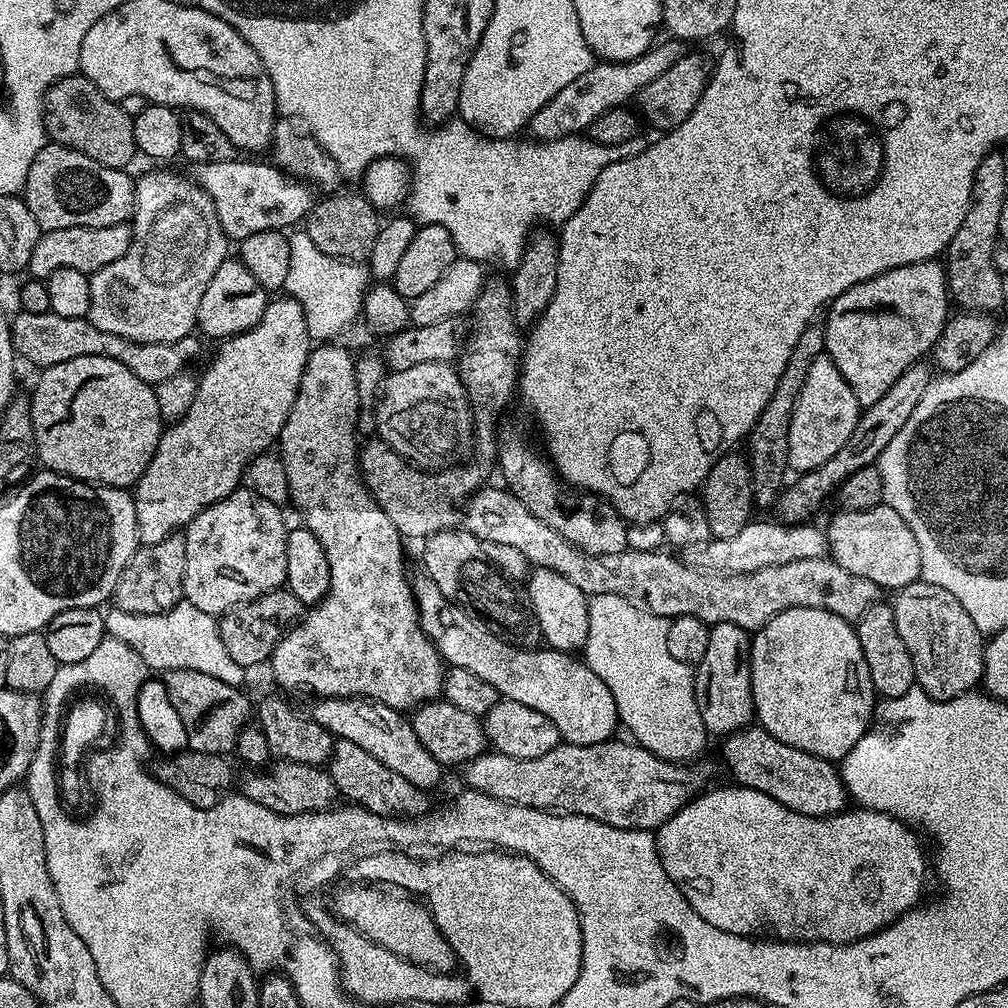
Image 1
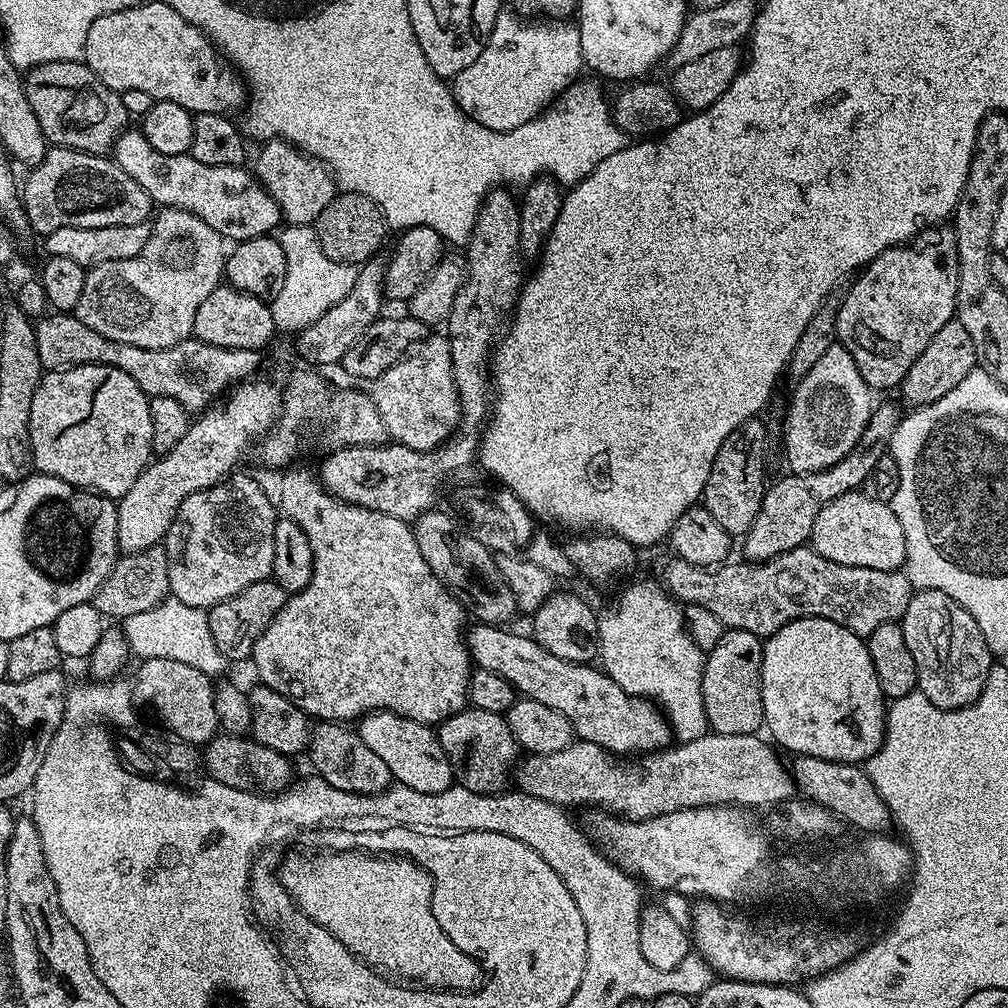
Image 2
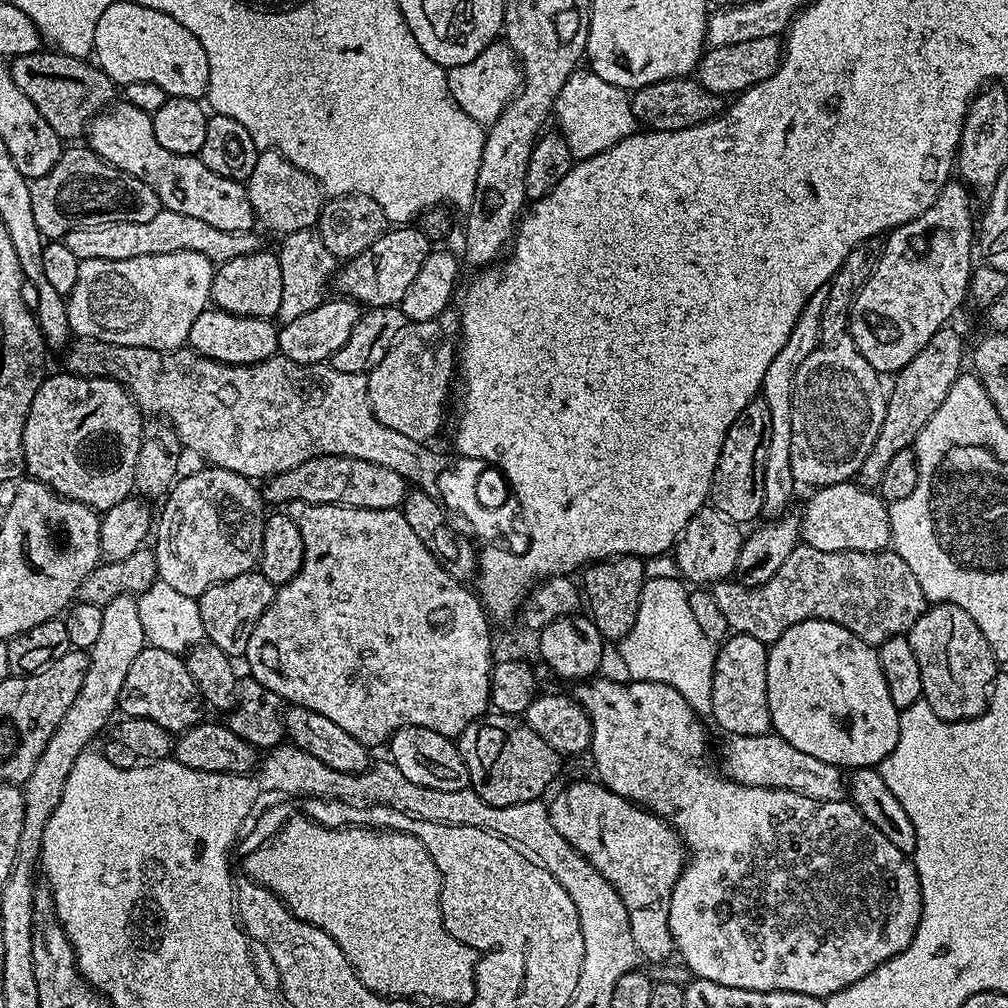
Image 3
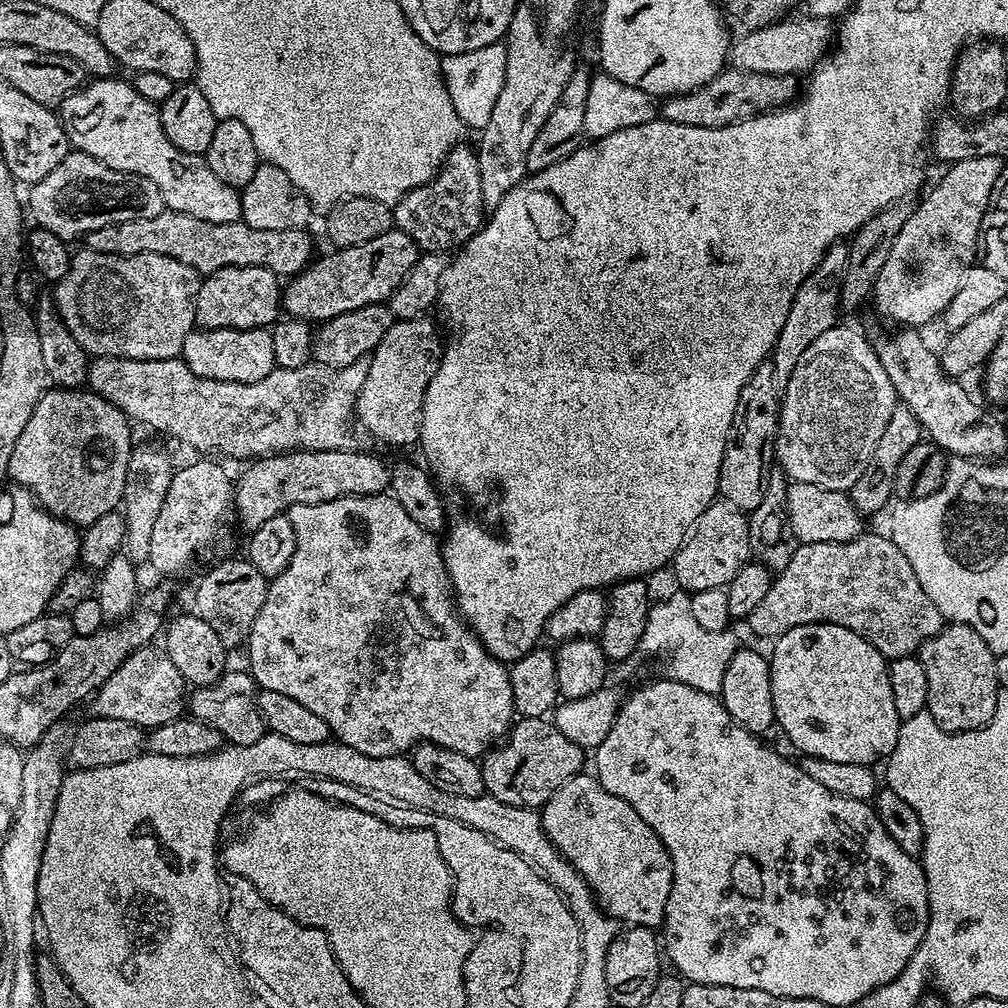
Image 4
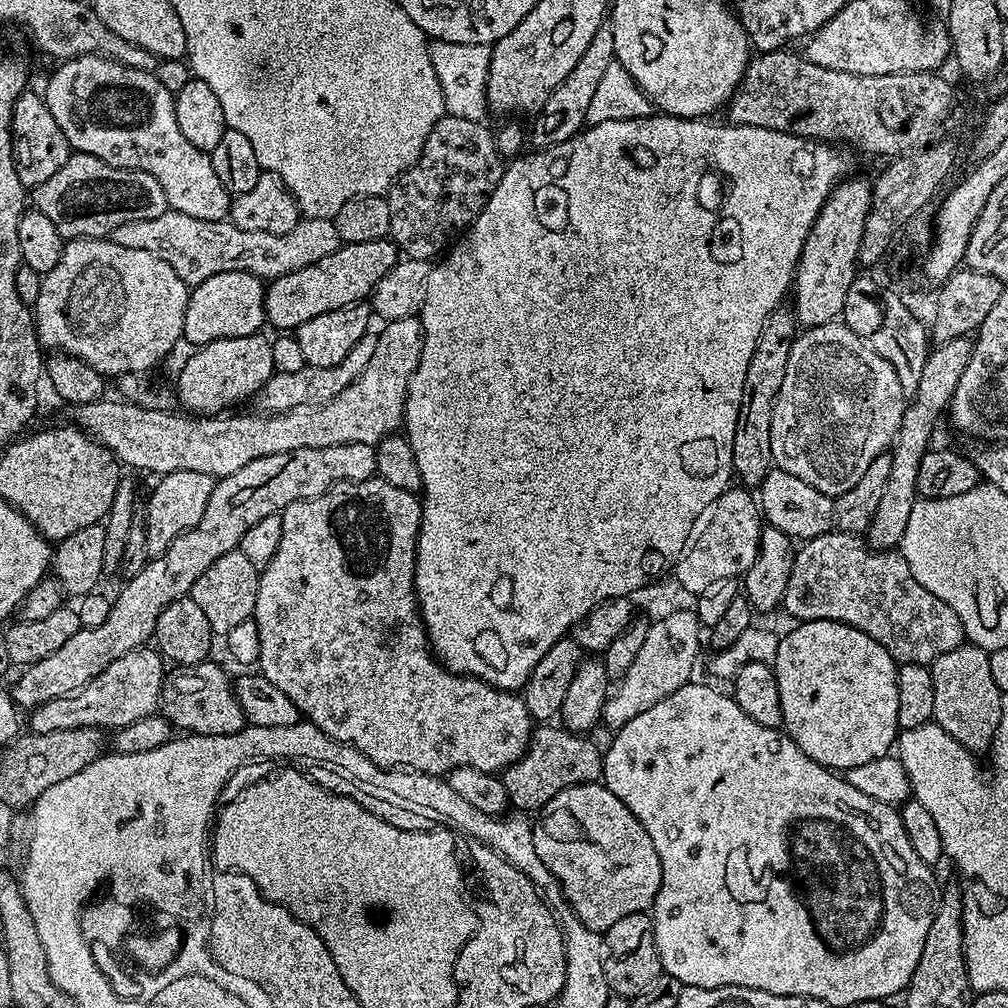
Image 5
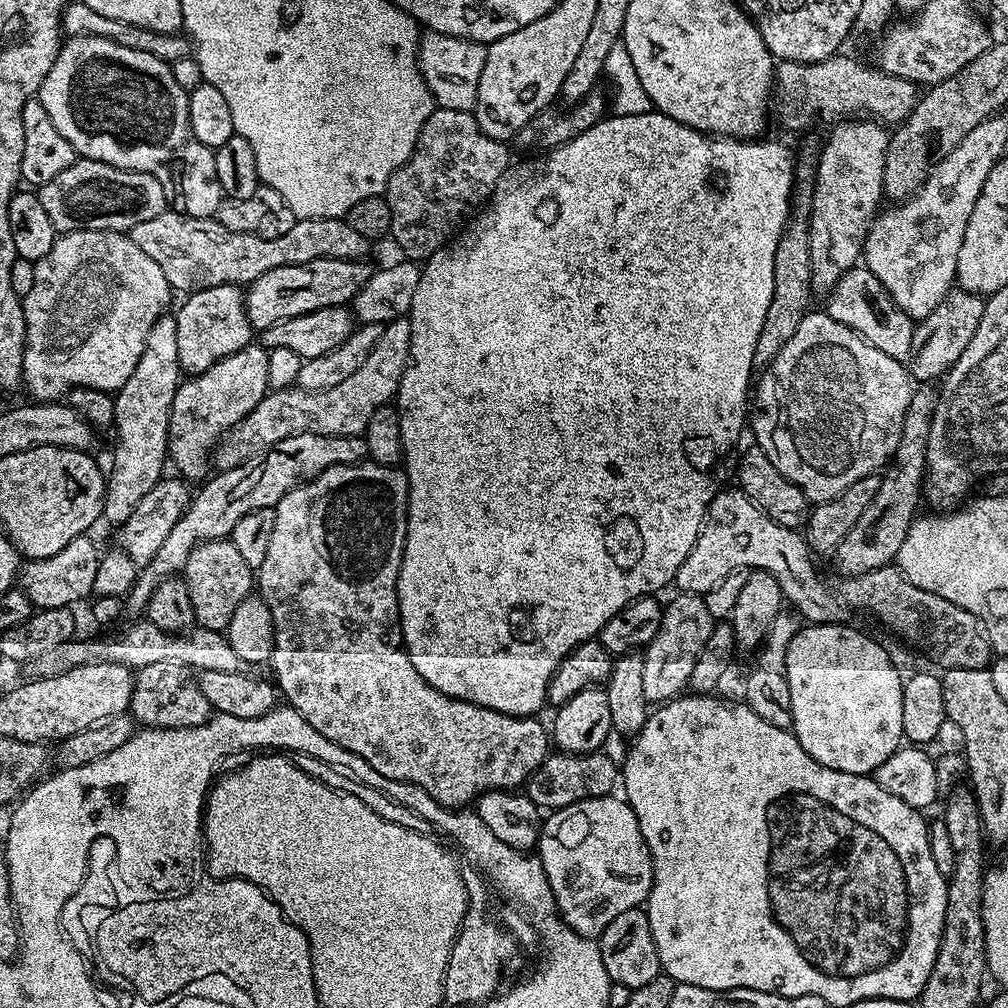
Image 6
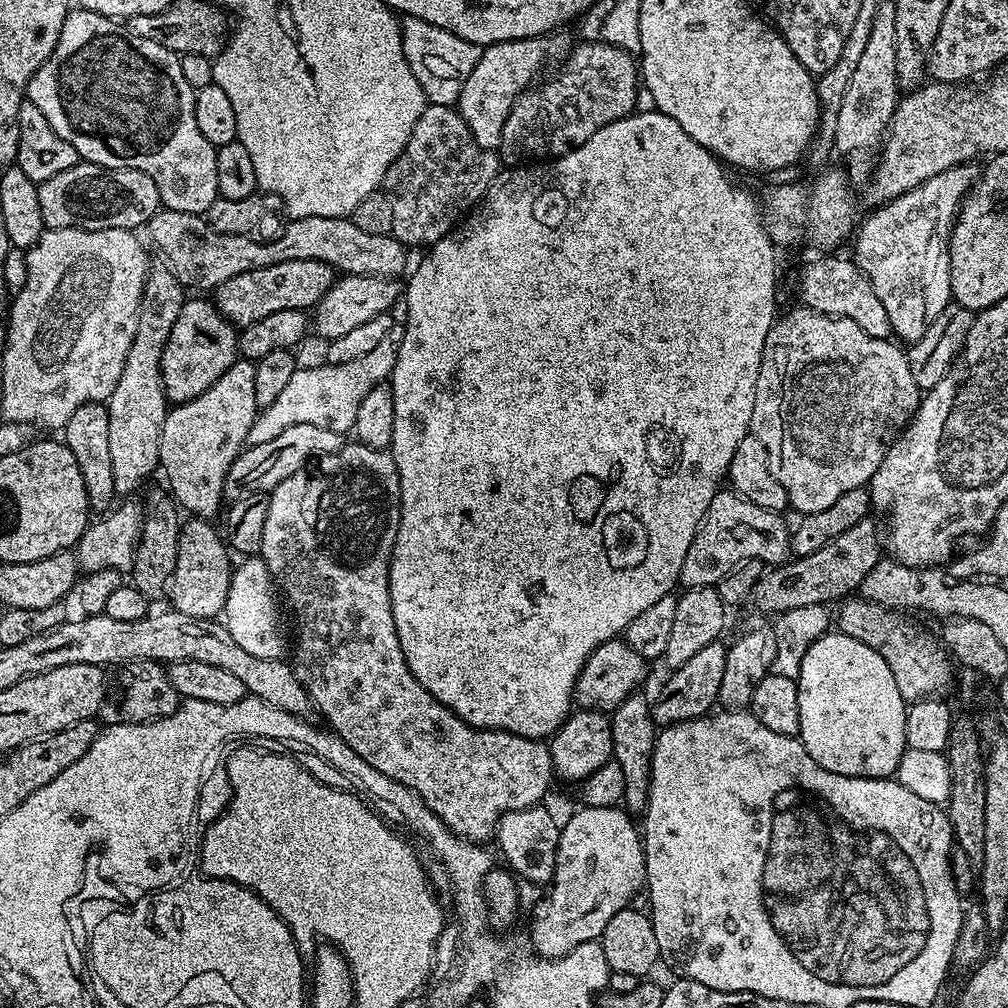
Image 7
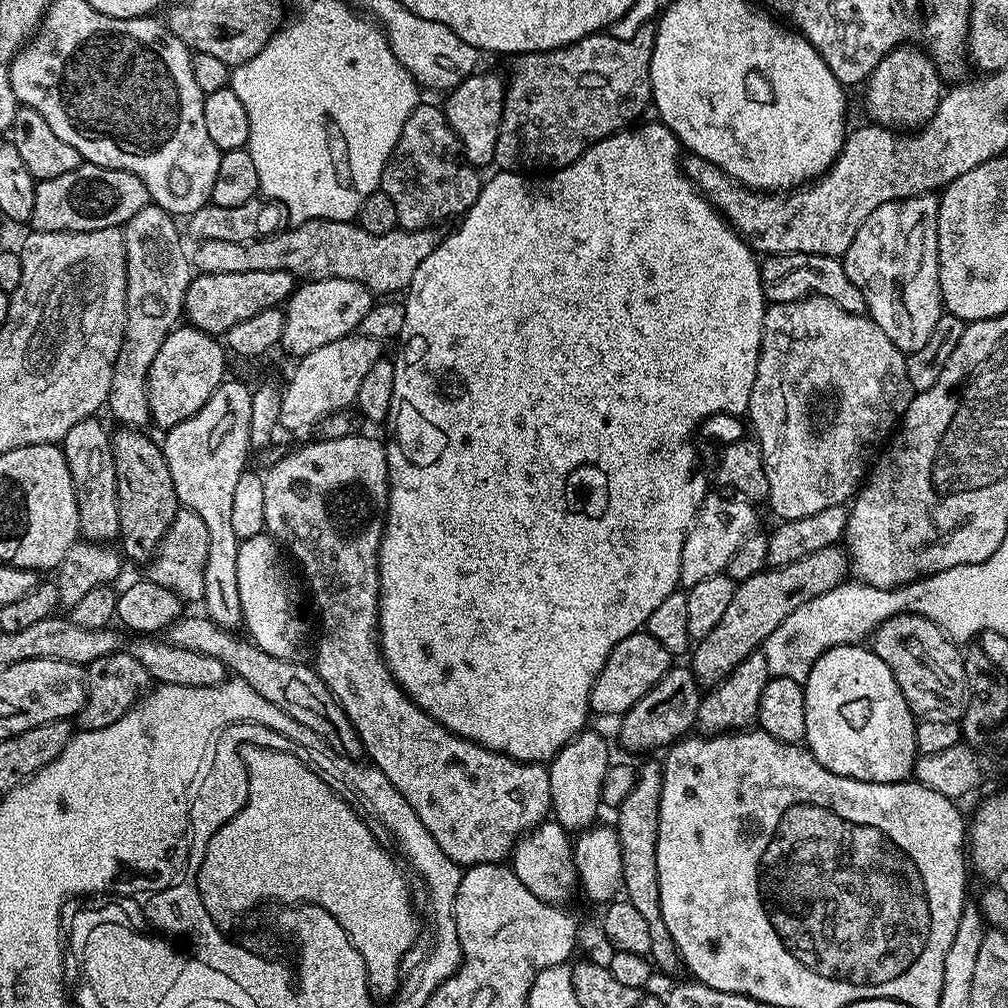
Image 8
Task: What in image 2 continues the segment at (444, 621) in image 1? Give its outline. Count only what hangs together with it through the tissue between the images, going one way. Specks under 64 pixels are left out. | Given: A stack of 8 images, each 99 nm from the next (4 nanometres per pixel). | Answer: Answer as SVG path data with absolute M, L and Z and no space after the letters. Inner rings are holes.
M473 623L467 629L466 643L473 665L492 670L510 682L521 697L542 702L558 710L572 724L573 733L586 742L594 742L620 758L658 752L669 747L673 739L667 719L649 701L628 696L614 678L592 664L575 664L554 658L550 650L532 639L494 624Z

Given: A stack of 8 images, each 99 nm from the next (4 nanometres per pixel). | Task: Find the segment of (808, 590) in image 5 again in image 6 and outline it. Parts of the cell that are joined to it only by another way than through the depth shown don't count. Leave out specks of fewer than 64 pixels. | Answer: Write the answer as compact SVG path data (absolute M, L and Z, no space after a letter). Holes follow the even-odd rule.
M889 566L870 570L861 576L847 577L843 583L838 592L849 609L869 612L898 639L905 640L912 648L921 648L937 664L937 669L978 670L991 665L994 659L992 643L988 641L980 619L970 614L970 610L962 610L962 606L954 606L954 602L914 586L914 582L907 580L899 568Z

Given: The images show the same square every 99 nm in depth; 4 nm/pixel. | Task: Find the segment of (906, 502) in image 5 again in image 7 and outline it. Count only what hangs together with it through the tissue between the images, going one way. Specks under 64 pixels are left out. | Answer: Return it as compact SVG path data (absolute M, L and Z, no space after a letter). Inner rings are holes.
M869 518L850 526L850 530L838 534L838 538L826 542L826 546L822 546L822 550L814 550L814 554L796 556L771 570L765 571L762 579L754 586L750 604L753 604L760 612L779 614L798 610L798 606L814 606L815 604L828 606L831 605L831 600L840 602L851 597L859 589L866 574L870 574L870 570L874 570L874 566L882 559L882 528L881 525L879 528L874 520Z

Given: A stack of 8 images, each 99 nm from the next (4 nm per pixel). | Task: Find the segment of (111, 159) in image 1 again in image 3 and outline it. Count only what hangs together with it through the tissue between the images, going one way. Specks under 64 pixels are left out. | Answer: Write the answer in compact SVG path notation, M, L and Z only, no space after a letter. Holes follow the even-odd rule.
M41 50L13 57L9 68L15 85L26 98L30 98L42 118L62 140L74 138L79 133L81 135L93 116L109 107L116 98L116 85L109 76L83 57L55 50Z

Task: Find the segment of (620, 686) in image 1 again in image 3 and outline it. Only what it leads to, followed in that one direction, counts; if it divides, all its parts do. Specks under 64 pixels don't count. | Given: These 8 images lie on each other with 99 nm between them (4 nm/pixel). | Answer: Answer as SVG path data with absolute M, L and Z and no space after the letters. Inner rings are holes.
M672 576L645 579L642 598L638 602L638 618L630 634L618 644L620 660L631 679L674 686L693 711L704 714L710 708L708 695L712 689L717 645L698 630L698 621L690 610L685 581Z

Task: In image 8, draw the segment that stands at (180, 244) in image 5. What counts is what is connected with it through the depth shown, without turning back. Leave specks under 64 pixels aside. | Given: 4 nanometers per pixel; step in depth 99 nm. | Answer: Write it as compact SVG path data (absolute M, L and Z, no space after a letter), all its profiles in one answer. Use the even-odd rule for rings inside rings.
M311 220L287 230L289 232L276 232L273 236L265 235L250 242L202 240L195 245L196 253L191 253L190 260L197 273L242 274L246 270L286 270L304 282L322 278L350 278L354 282L362 282L362 286L369 288L373 294L396 294L392 292L403 293L407 289L408 283L414 278L414 270L418 270L418 266L430 258L438 243L435 231L427 228L417 232L397 230L390 234L370 234L362 230L359 223L347 220Z

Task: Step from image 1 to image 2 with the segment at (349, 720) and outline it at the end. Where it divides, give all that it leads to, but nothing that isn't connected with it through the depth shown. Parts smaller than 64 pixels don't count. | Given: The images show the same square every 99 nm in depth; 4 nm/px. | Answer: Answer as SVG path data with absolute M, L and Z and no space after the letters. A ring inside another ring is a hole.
M370 712L360 717L358 731L362 742L386 762L386 770L390 770L395 783L410 786L410 790L422 790L422 794L438 794L453 787L450 758L446 758L439 735L429 725L402 718L393 712Z

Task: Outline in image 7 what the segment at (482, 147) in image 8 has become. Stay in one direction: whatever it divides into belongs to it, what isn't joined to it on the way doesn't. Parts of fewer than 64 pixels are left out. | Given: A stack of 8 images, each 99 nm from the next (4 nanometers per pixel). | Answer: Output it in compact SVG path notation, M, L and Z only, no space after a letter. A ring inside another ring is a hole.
M557 30L546 36L498 42L487 45L481 51L478 66L470 70L470 78L466 78L458 101L460 116L466 122L466 126L470 126L470 134L474 134L474 142L478 142L478 146L499 149L502 130L506 126L506 118L514 102L523 92L528 91L535 81L532 79L535 78L536 72L543 70L547 60L559 61L567 57L573 47L574 40L571 40L566 33L567 31Z

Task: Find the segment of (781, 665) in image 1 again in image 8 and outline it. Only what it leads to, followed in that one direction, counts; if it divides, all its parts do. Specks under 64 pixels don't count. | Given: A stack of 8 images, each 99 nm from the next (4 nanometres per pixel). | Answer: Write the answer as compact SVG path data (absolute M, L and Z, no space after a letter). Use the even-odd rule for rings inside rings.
M847 644L837 648L828 648L826 654L822 654L822 658L818 658L818 662L814 662L814 666L803 685L804 697L806 698L806 734L804 735L806 747L817 762L826 766L826 770L830 770L839 776L854 778L862 782L874 782L875 784L902 784L913 775L918 759L916 750L918 720L917 717L913 716L906 698L902 698L902 690L898 686L898 682L894 682L894 674L890 674L890 666L886 666L886 662L882 662L882 658L878 658L878 654L872 651L871 647Z

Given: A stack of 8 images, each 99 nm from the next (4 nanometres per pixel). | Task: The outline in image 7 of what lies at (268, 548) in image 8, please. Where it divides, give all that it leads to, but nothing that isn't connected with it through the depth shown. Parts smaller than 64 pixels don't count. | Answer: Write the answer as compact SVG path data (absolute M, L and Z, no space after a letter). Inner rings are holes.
M244 558L235 565L232 582L230 584L230 594L226 594L226 606L222 613L222 622L226 626L226 630L230 630L234 642L238 642L238 646L242 646L242 650L246 650L250 654L254 654L254 658L270 658L271 660L285 659L286 653L290 648L290 636L284 633L284 620L280 617L280 604L278 599L278 589L272 579L270 570L266 566L263 558Z

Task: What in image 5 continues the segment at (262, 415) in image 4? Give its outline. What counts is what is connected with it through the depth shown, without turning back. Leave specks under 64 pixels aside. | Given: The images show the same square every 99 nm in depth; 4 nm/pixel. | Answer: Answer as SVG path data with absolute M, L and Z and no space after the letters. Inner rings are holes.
M369 330L362 338L358 338L357 344L351 348L350 354L338 362L338 366L322 366L321 368L309 368L305 366L302 370L294 370L294 374L282 374L276 372L264 383L263 388L258 393L258 401L265 413L275 414L277 412L289 412L292 408L306 408L309 406L319 406L328 400L333 400L339 392L346 390L350 382L366 370L366 362L370 362L370 357L374 354L374 346L378 346L378 335L375 331Z

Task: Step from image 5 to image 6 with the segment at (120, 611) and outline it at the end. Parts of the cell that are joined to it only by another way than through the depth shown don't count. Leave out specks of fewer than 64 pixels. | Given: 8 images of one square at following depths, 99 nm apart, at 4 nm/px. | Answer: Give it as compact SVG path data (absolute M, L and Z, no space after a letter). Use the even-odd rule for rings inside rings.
M294 434L290 438L282 438L274 446L270 446L264 452L260 452L254 458L250 458L242 466L231 468L225 472L217 471L211 478L205 479L199 485L200 493L191 497L188 509L174 522L174 530L166 534L166 542L158 546L158 554L150 558L150 562L145 568L139 569L136 573L134 586L128 591L126 597L126 608L132 612L143 613L150 602L150 594L154 591L161 580L183 573L186 566L186 558L190 558L190 550L194 550L200 544L205 544L208 540L222 540L231 537L234 526L245 514L250 514L250 510L259 508L275 508L276 504L289 490L299 488L301 484L312 480L322 470L326 470L335 464L358 464L368 456L368 447L363 435L358 436L323 436L322 434Z

